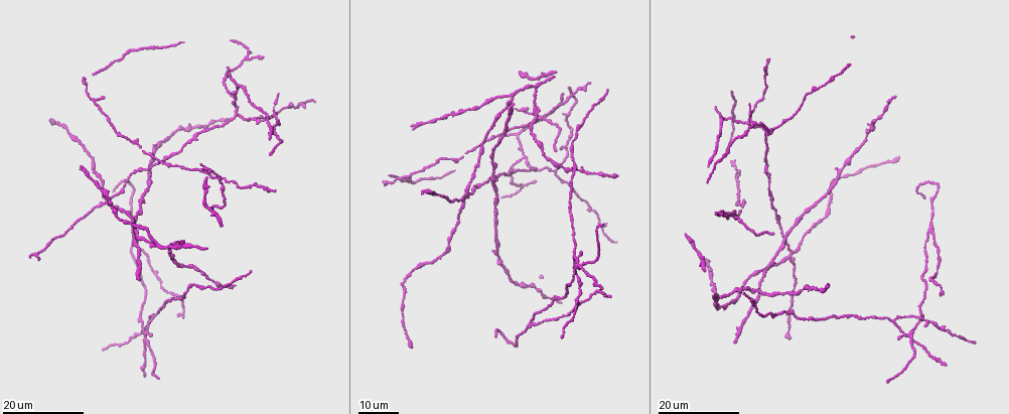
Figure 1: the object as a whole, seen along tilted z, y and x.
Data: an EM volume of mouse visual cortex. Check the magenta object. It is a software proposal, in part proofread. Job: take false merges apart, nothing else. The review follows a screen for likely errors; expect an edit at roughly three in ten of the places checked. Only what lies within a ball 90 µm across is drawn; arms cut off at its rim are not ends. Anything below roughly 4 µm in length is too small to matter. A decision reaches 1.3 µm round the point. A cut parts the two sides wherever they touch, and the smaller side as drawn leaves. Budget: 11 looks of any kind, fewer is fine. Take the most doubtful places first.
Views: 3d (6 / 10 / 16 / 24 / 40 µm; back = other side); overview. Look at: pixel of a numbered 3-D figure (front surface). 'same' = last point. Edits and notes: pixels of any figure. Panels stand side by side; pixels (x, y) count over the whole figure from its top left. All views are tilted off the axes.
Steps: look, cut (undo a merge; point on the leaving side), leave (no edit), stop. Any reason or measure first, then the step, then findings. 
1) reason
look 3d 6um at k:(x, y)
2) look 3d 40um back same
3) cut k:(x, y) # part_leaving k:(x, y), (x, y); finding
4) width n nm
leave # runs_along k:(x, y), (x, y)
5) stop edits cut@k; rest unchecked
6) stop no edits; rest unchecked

four arms meet
look 3d 24um at 1:(542, 115)

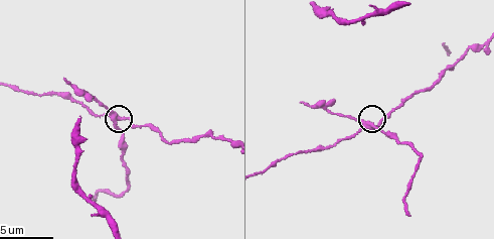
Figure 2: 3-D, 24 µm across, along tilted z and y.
look 3d 6um at 2:(370, 124)

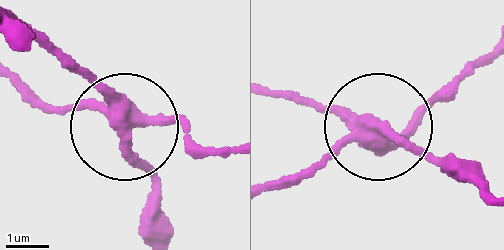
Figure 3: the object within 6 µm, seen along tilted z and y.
side_arm 15 um; arms 4
cut 3:(86, 77) # two neurons meet here

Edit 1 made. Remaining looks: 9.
a fork
look 3d 24um at 1:(791, 257)

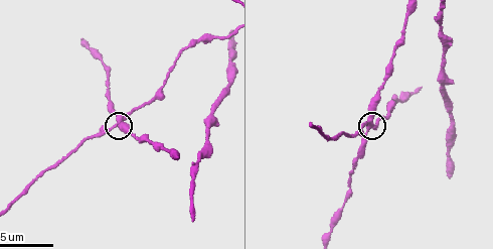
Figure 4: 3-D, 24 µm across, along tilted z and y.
zoom in
look 3d 6um at 4:(113, 125)

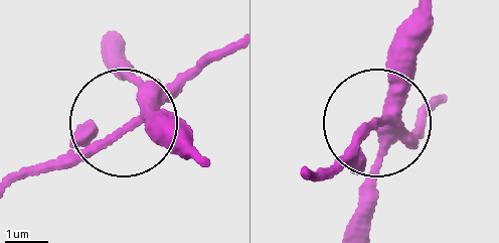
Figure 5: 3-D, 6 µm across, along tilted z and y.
leave # runs_along 5:(432, 14), (411, 79), (322, 170); all the same neuron

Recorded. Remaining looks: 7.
a fork
look 3d 24um at 1:(256, 120)

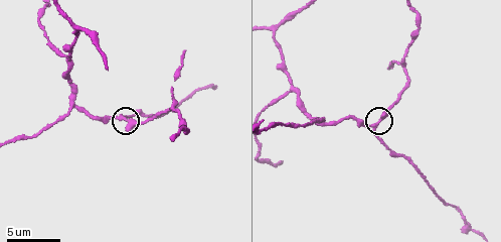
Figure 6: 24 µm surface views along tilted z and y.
zoom in
look 3d 6um at 6:(374, 125)

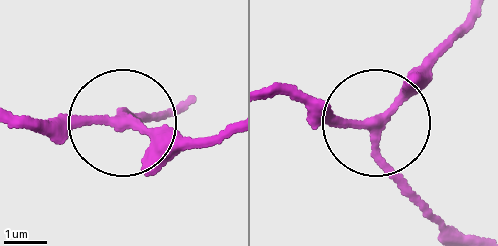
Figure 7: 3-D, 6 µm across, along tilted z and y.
arms 3
leave # one neuron here

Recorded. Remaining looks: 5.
three-way junction
look 3d 16um at 6:(292, 89)

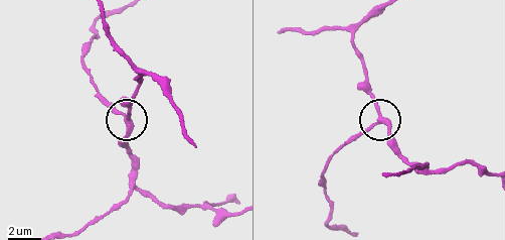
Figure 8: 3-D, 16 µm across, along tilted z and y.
look 3d 16um back at 8:(378, 119)

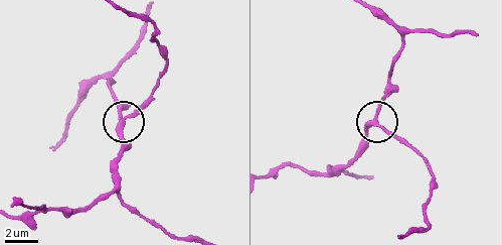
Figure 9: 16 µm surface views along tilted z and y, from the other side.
width 260 nm
leave # runs_along 9:(160, 230), (124, 202), (116, 172), (122, 125), (152, 101); all the same neuron

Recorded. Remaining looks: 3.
look 3d 6um at 2:(209, 133)

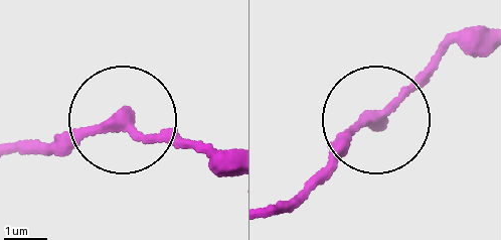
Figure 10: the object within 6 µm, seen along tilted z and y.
look 3d 6um back at 10:(121, 123)

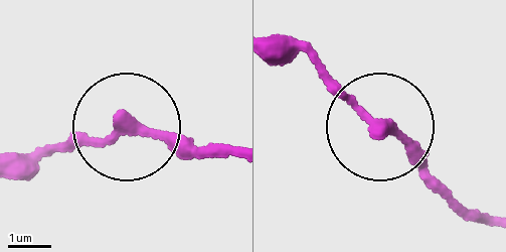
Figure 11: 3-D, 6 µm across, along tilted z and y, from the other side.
width 250 nm
leave # continuous, no second neuron

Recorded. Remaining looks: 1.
stop edits cut@3; rest unchecked

